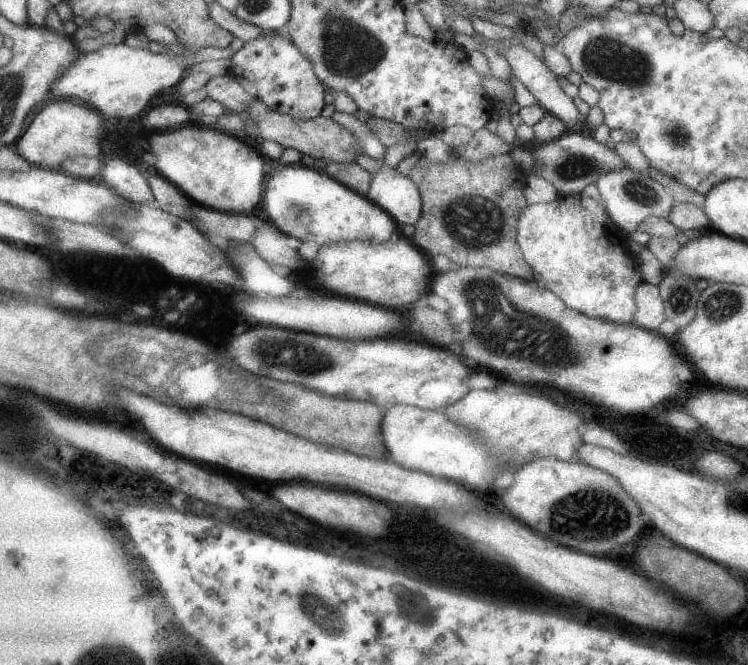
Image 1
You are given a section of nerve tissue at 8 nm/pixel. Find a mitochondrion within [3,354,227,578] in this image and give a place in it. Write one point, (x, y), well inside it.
(34, 488)

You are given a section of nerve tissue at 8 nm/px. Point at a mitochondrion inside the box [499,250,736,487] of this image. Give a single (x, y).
(680, 299)

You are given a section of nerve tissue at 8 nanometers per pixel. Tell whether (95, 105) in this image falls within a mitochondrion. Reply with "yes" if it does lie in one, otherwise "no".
no

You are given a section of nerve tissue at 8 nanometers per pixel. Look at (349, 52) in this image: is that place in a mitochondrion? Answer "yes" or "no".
yes

